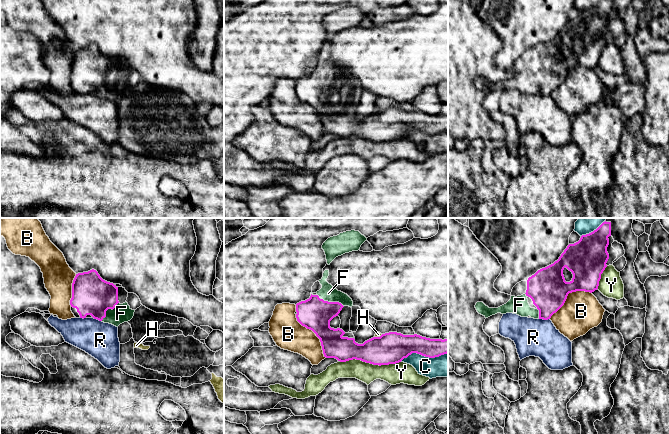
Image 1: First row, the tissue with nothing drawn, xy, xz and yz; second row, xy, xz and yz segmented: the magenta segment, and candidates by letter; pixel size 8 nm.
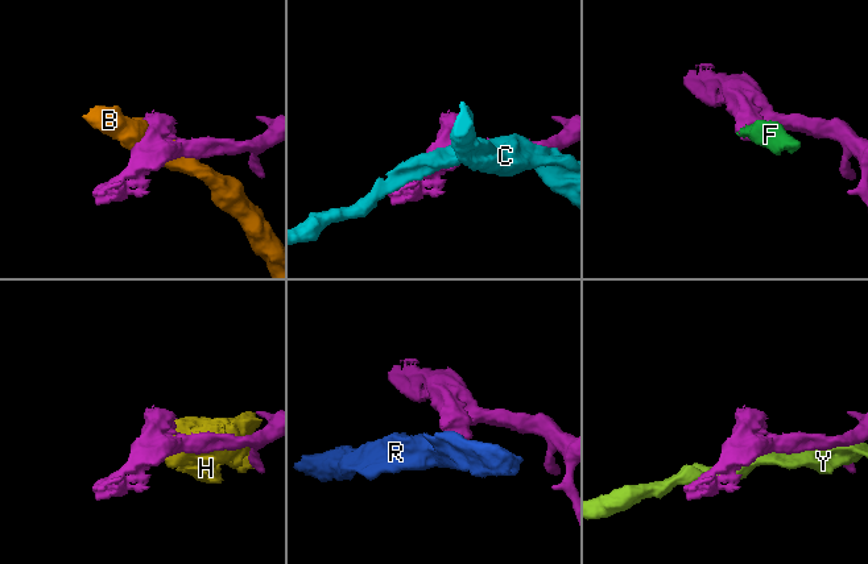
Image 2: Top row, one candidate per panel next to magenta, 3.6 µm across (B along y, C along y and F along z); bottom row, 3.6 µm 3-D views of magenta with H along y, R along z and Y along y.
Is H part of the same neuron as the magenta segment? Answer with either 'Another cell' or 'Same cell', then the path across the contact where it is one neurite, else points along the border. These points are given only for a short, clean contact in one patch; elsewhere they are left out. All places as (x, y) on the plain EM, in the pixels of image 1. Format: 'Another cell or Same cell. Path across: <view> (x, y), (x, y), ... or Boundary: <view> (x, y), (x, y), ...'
Another cell. Boundary: xz (382, 110), (374, 113)

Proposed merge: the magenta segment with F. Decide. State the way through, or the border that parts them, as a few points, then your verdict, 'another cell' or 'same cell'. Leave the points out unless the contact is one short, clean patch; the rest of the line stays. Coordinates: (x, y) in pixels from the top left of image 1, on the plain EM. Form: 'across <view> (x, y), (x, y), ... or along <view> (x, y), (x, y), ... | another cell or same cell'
across xy (91, 71), (95, 72), (108, 84), (114, 89), (121, 89) | same cell

